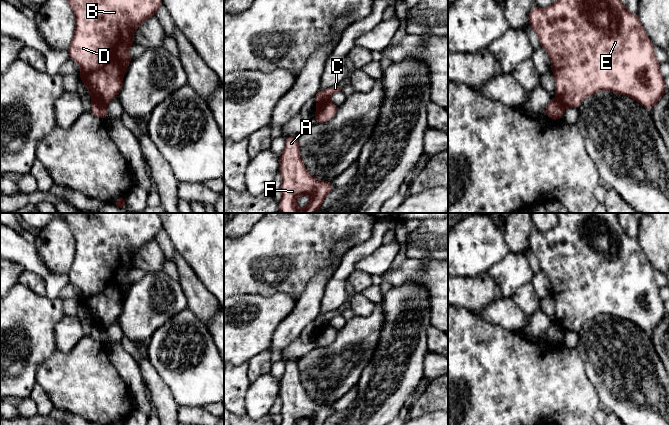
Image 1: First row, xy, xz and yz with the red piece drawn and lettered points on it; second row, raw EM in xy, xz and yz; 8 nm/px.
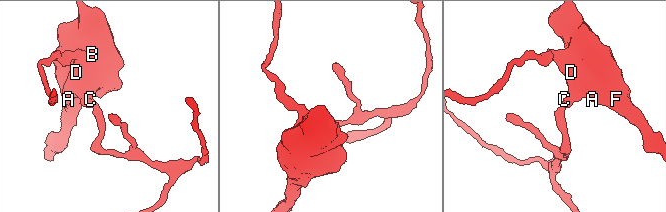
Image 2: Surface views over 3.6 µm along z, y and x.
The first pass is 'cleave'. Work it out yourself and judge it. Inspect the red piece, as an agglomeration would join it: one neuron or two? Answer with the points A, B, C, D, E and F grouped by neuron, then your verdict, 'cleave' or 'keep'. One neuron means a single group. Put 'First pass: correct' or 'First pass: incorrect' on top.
First pass: correct
groups A B D E F / C; cleave

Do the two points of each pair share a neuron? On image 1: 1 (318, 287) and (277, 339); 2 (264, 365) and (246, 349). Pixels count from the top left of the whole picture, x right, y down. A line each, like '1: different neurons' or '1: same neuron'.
1: same neuron
2: different neurons

